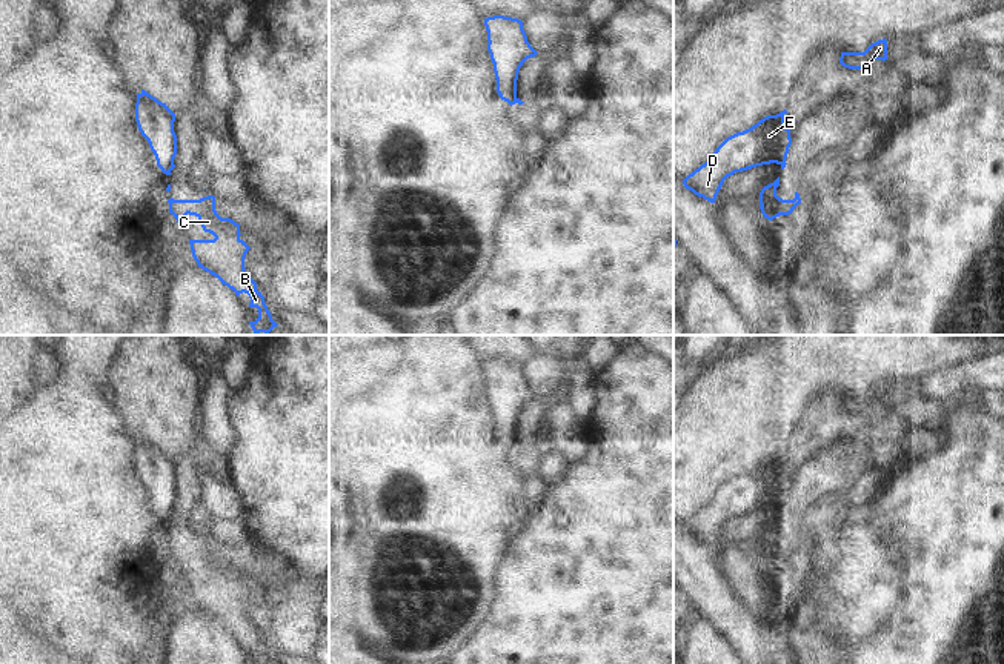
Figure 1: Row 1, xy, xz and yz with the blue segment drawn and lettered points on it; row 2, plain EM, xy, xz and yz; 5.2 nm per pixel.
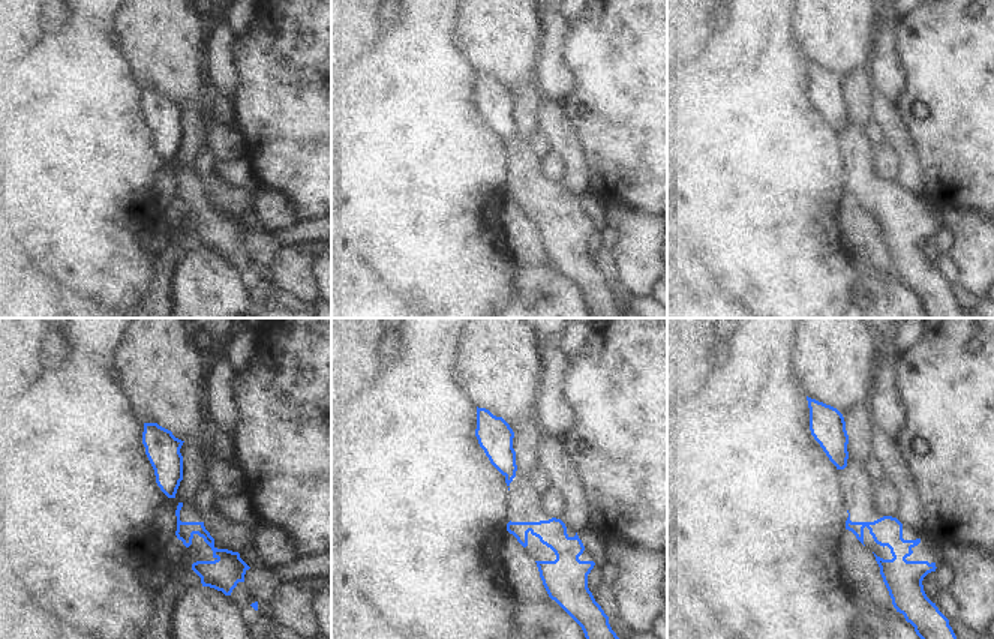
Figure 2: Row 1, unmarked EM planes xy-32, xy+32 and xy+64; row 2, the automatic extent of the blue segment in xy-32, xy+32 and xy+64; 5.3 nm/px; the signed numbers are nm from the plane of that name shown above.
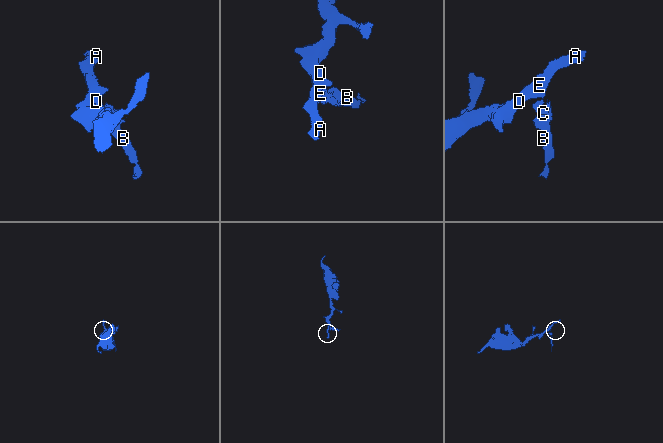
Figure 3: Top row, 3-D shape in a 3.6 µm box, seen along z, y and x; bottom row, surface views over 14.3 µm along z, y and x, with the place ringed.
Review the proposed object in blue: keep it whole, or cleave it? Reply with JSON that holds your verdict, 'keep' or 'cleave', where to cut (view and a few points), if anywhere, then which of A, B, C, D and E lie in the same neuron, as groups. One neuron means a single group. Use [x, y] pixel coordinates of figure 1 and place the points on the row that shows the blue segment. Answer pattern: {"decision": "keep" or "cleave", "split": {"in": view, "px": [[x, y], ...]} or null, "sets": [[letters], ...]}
{"decision": "cleave", "split": {"in": "xy", "px": [[172, 163], [168, 174]]}, "sets": [["A", "D", "E"], ["B", "C"]]}

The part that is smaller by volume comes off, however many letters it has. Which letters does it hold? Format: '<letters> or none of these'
B, C

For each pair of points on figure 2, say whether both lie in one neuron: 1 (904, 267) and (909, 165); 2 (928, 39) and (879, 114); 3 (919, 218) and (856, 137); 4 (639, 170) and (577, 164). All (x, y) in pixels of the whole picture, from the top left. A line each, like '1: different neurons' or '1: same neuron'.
1: different neurons
2: different neurons
3: same neuron
4: different neurons

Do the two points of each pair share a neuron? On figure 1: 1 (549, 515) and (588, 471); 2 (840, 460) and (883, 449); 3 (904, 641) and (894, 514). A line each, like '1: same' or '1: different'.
1: same
2: same
3: same

